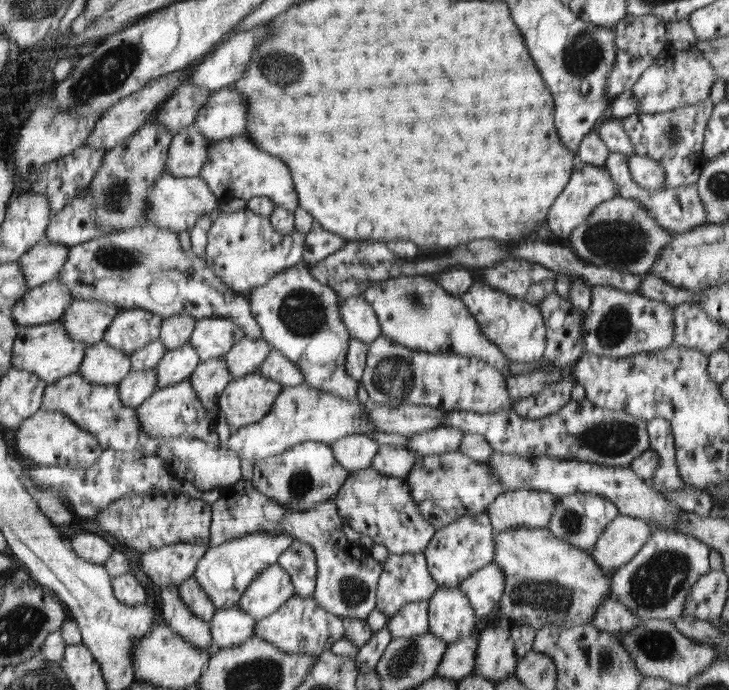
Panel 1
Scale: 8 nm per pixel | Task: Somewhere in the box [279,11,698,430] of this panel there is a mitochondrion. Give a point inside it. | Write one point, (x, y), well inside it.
(619, 241)

